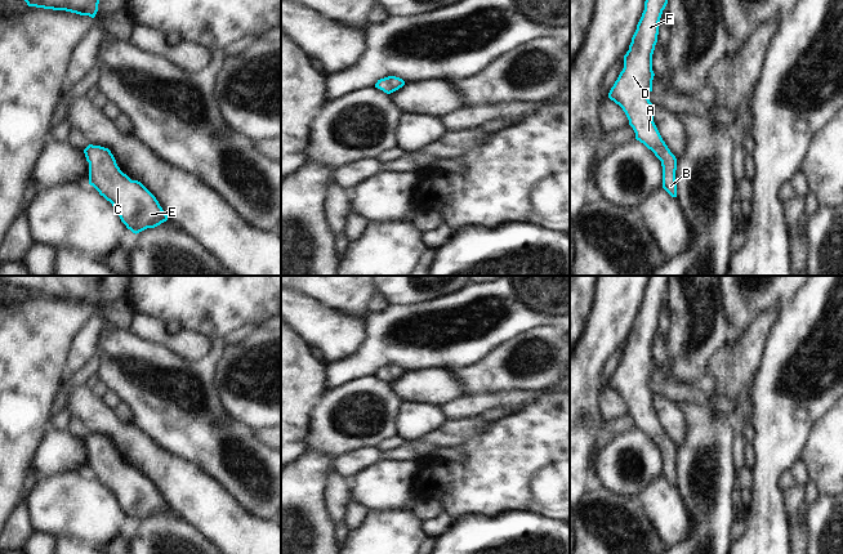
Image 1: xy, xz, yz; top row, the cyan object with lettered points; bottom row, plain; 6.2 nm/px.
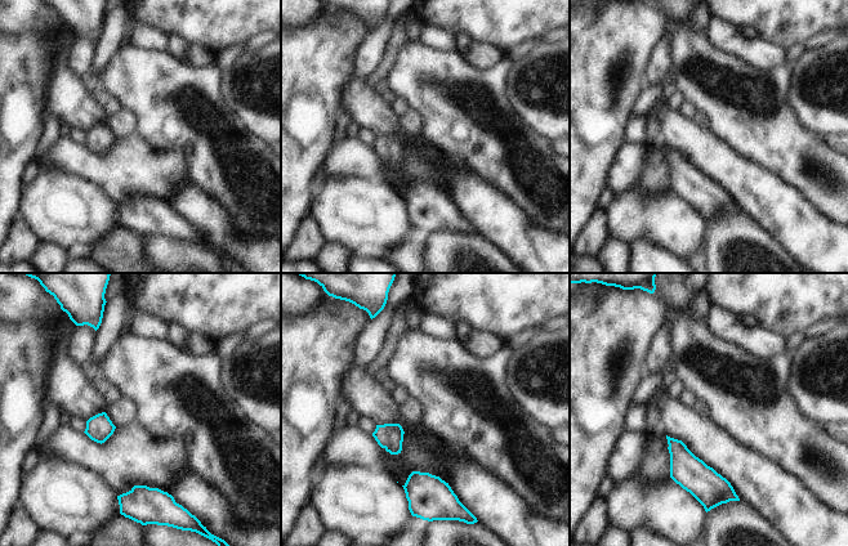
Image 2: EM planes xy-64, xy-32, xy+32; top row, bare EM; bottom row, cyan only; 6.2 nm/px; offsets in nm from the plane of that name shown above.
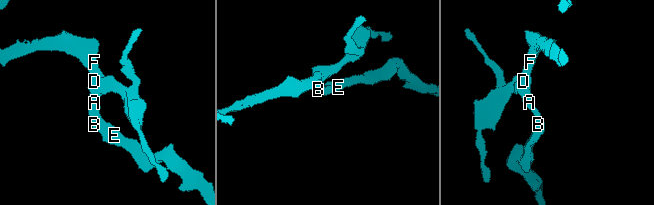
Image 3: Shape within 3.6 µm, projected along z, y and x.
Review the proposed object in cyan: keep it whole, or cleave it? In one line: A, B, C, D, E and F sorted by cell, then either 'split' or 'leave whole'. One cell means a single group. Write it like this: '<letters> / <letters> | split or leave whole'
A B C D E F | leave whole

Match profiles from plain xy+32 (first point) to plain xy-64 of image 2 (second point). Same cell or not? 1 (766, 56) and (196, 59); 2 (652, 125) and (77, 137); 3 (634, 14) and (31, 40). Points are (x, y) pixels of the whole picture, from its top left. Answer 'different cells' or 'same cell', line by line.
1: same cell
2: same cell
3: same cell

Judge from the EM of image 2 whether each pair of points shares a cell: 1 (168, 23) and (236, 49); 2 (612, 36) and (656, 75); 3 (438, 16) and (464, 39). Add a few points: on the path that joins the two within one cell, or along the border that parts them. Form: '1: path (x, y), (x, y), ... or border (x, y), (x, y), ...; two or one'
1: border (244, 43), (227, 45), (215, 54); two
2: border (660, 37), (652, 47), (643, 66); two
3: border (455, 32), (465, 32), (472, 39); two

